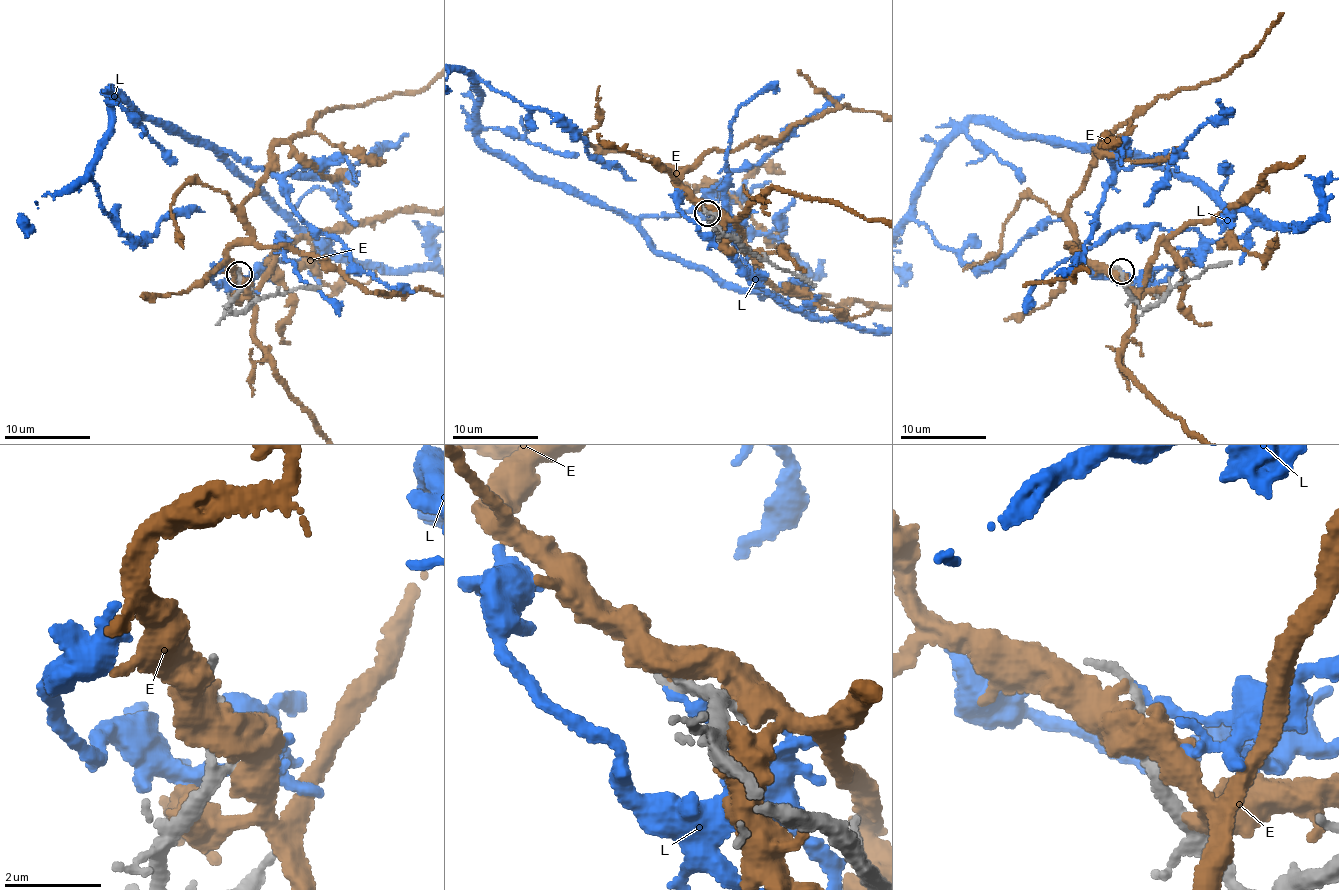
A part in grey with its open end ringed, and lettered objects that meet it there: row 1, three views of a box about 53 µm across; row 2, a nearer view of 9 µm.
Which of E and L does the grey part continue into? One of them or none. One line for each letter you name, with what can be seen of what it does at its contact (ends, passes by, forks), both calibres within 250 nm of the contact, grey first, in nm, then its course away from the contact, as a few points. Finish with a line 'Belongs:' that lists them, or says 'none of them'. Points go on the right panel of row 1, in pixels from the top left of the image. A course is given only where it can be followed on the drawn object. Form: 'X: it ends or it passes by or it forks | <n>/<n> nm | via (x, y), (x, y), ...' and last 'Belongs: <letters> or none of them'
L: it ends | 190/280 nm
Belongs: L

